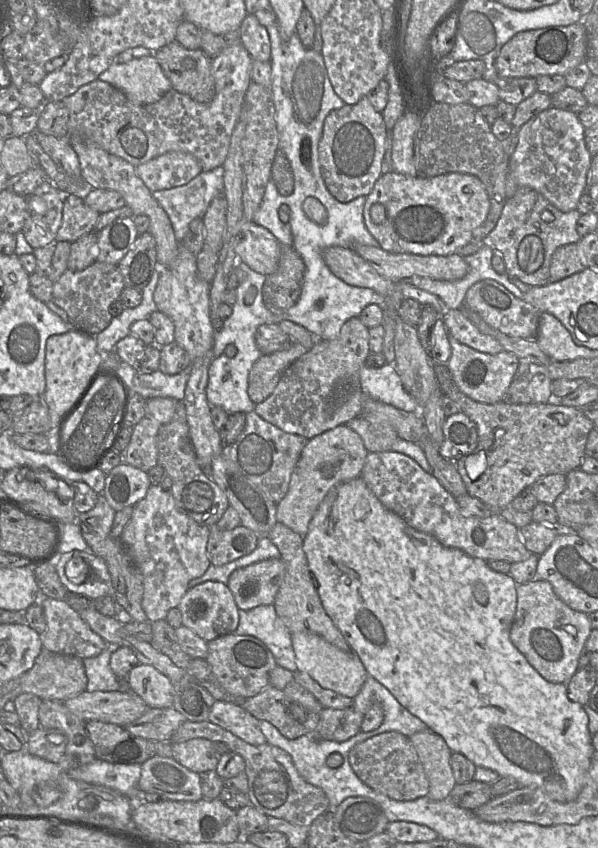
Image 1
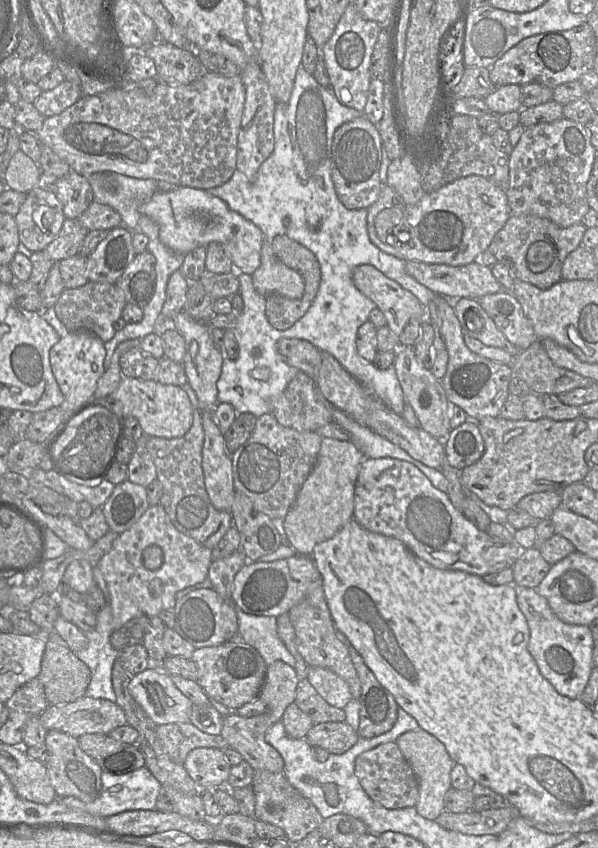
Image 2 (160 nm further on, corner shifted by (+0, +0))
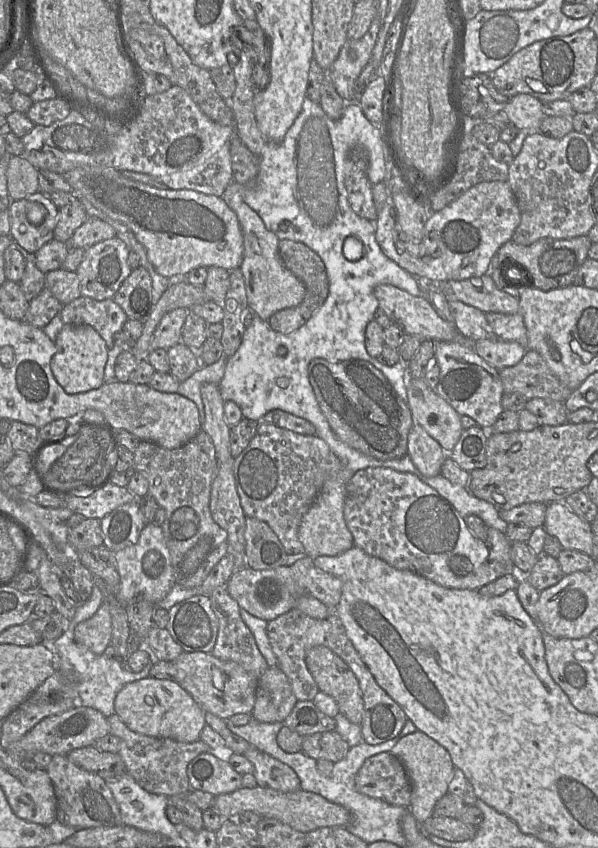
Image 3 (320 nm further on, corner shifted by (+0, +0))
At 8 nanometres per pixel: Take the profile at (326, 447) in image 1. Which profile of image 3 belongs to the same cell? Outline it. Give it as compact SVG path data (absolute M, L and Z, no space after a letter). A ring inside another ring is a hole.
M342 463L342 468L324 483L301 522L298 532L299 539L304 546L304 552L312 559L318 556L337 556L355 546L353 535L348 529L344 517L347 486L354 474L355 472Z

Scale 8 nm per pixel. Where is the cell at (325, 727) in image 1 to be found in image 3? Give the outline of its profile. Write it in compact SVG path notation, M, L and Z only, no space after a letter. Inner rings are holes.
M332 730L304 736L301 751L315 760L326 759L335 763L346 757L349 749L341 735Z

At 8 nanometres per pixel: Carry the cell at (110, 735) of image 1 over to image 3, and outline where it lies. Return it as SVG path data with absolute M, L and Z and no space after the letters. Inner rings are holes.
M93 745L72 750L67 758L74 765L100 776L105 781L127 774L126 765L118 753L99 751Z

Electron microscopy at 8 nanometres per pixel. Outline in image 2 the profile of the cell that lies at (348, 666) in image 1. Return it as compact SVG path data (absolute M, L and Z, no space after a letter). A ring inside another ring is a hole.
M309 667L307 679L318 694L331 706L343 709L352 699L346 681L328 668Z

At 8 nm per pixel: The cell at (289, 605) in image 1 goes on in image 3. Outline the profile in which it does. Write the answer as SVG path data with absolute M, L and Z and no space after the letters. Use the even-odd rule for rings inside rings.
M322 645L311 647L305 660L319 690L336 701L339 712L350 722L361 725L364 714L362 692L346 662Z

